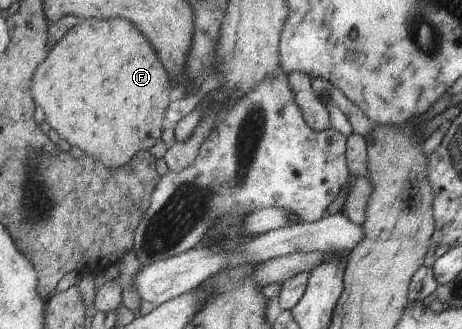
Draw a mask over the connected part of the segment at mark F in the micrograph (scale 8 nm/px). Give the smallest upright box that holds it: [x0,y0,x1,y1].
[31,18,170,168]

